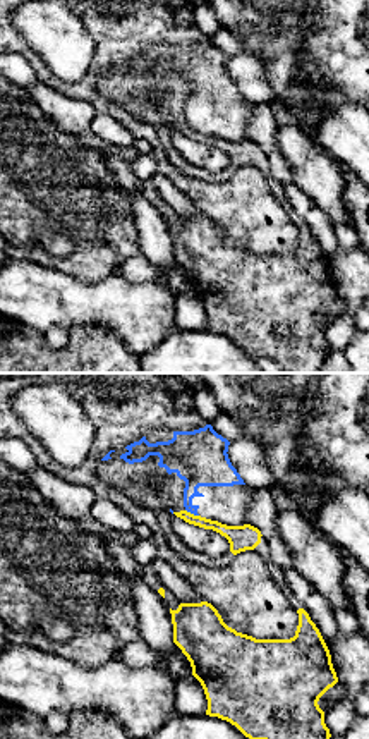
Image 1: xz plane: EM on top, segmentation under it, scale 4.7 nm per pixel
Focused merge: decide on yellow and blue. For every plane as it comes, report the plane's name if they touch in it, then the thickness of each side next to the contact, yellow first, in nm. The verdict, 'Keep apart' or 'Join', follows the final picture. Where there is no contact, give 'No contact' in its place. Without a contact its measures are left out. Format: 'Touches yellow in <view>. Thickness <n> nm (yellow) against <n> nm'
Touches yellow in xz. Thickness 110 nm (yellow) against 220 nm

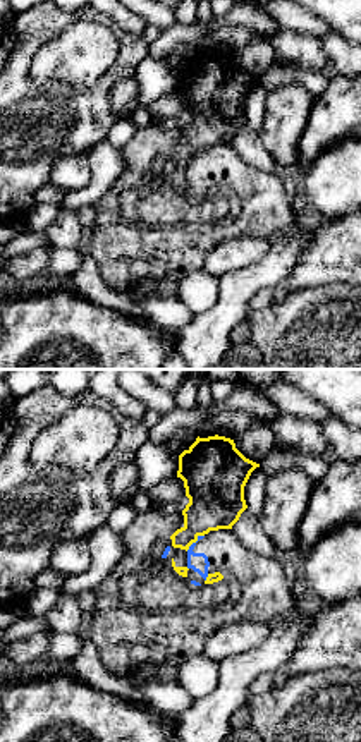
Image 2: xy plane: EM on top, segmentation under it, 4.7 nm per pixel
Touches yellow in xy. Thickness 260 nm (yellow) against 90 nm

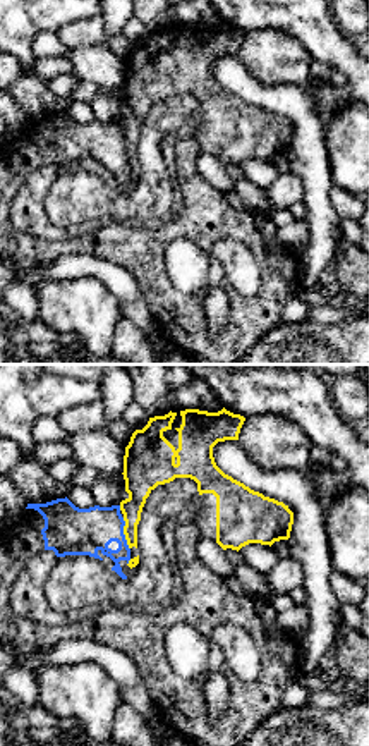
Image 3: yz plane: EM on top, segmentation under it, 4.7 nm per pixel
Touches yellow in yz. Thickness 130 nm (yellow) against 220 nm

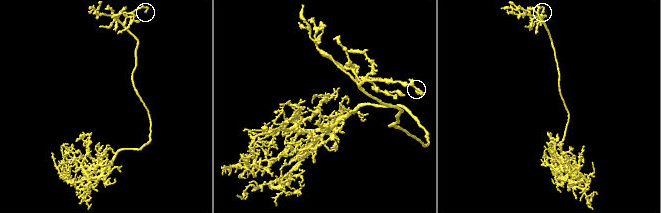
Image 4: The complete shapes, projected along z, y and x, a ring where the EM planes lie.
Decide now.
Keep apart

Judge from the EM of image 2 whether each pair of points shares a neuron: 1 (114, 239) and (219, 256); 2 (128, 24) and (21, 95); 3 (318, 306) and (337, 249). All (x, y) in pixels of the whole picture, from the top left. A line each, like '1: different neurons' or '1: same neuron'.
1: different neurons
2: different neurons
3: different neurons

